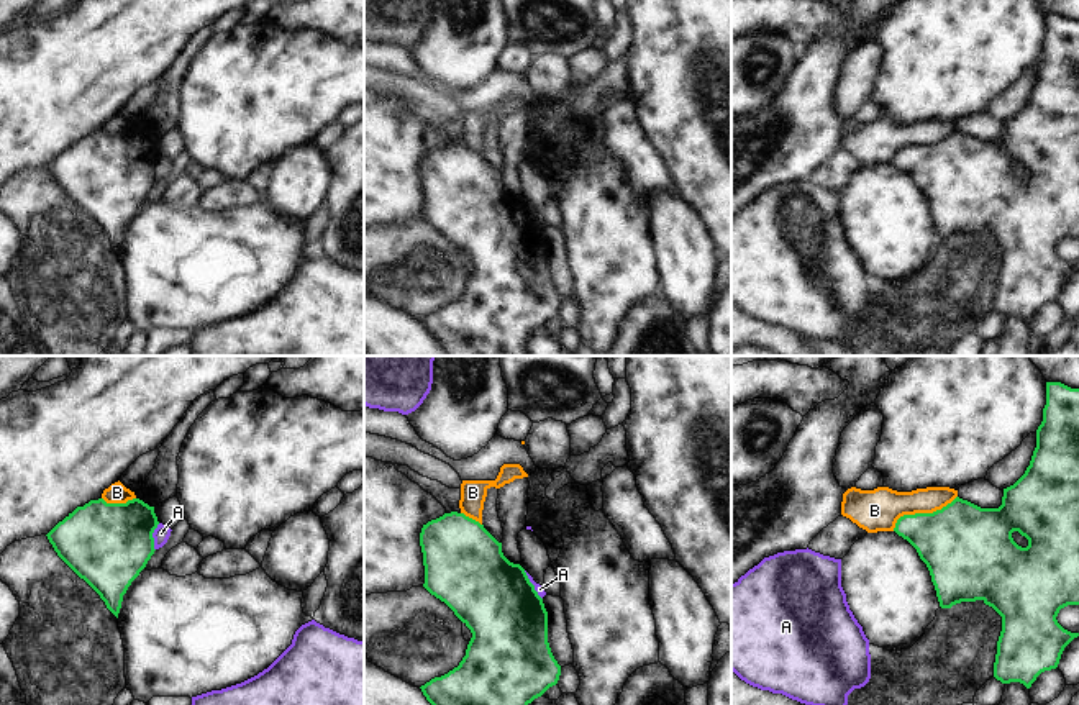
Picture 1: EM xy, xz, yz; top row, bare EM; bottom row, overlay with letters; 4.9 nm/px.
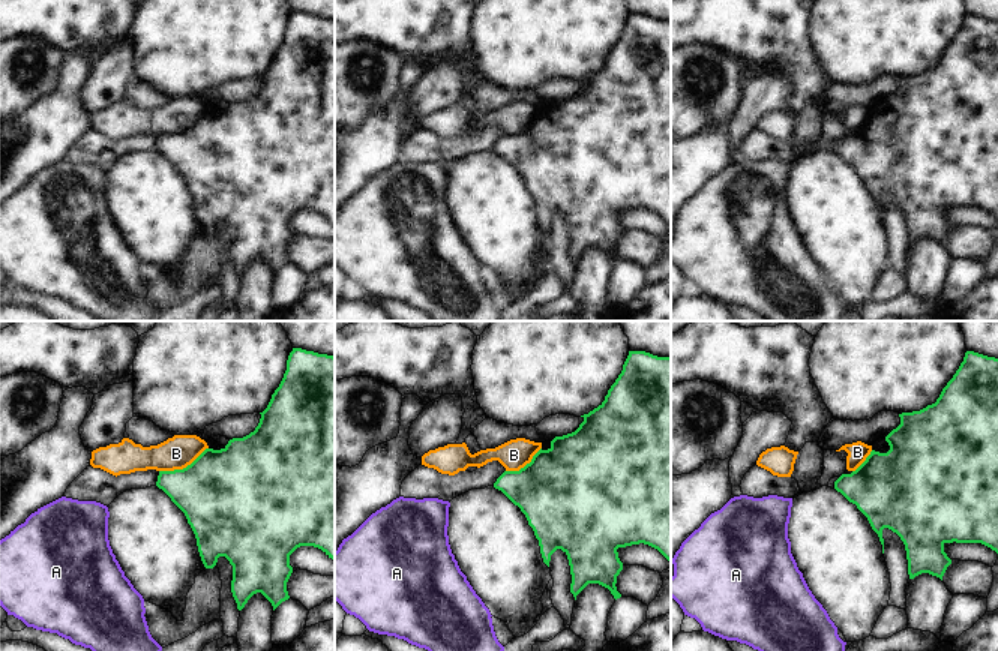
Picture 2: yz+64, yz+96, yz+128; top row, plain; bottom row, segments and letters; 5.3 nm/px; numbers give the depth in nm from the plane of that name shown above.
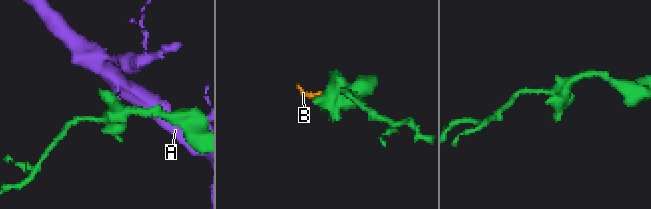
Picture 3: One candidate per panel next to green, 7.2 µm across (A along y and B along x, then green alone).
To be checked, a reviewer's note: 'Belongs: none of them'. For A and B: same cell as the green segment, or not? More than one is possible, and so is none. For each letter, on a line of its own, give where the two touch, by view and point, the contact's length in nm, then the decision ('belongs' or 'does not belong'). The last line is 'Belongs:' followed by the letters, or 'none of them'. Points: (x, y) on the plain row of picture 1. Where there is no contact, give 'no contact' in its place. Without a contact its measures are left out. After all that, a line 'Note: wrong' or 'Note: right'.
A: xy (151, 169) | 140 nm | does not belong
B: yz (922, 146) | 360 nm | does not belong
Belongs: none of them
Note: right

